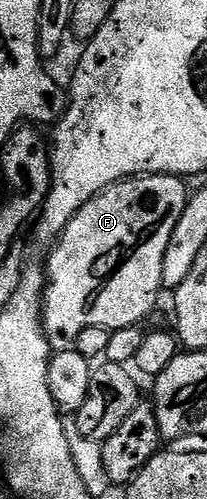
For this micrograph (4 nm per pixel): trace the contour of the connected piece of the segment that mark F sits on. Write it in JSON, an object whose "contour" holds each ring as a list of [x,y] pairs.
{"contour":[[[129,176],[90,198],[90,202],[70,218],[66,230],[51,245],[46,267],[42,325],[53,353],[71,349],[78,334],[90,330],[90,326],[109,330],[131,328],[155,310],[164,288],[162,257],[166,255],[174,226],[178,226],[178,218],[182,218],[188,205],[190,188],[184,184],[187,183],[178,176]]]}

